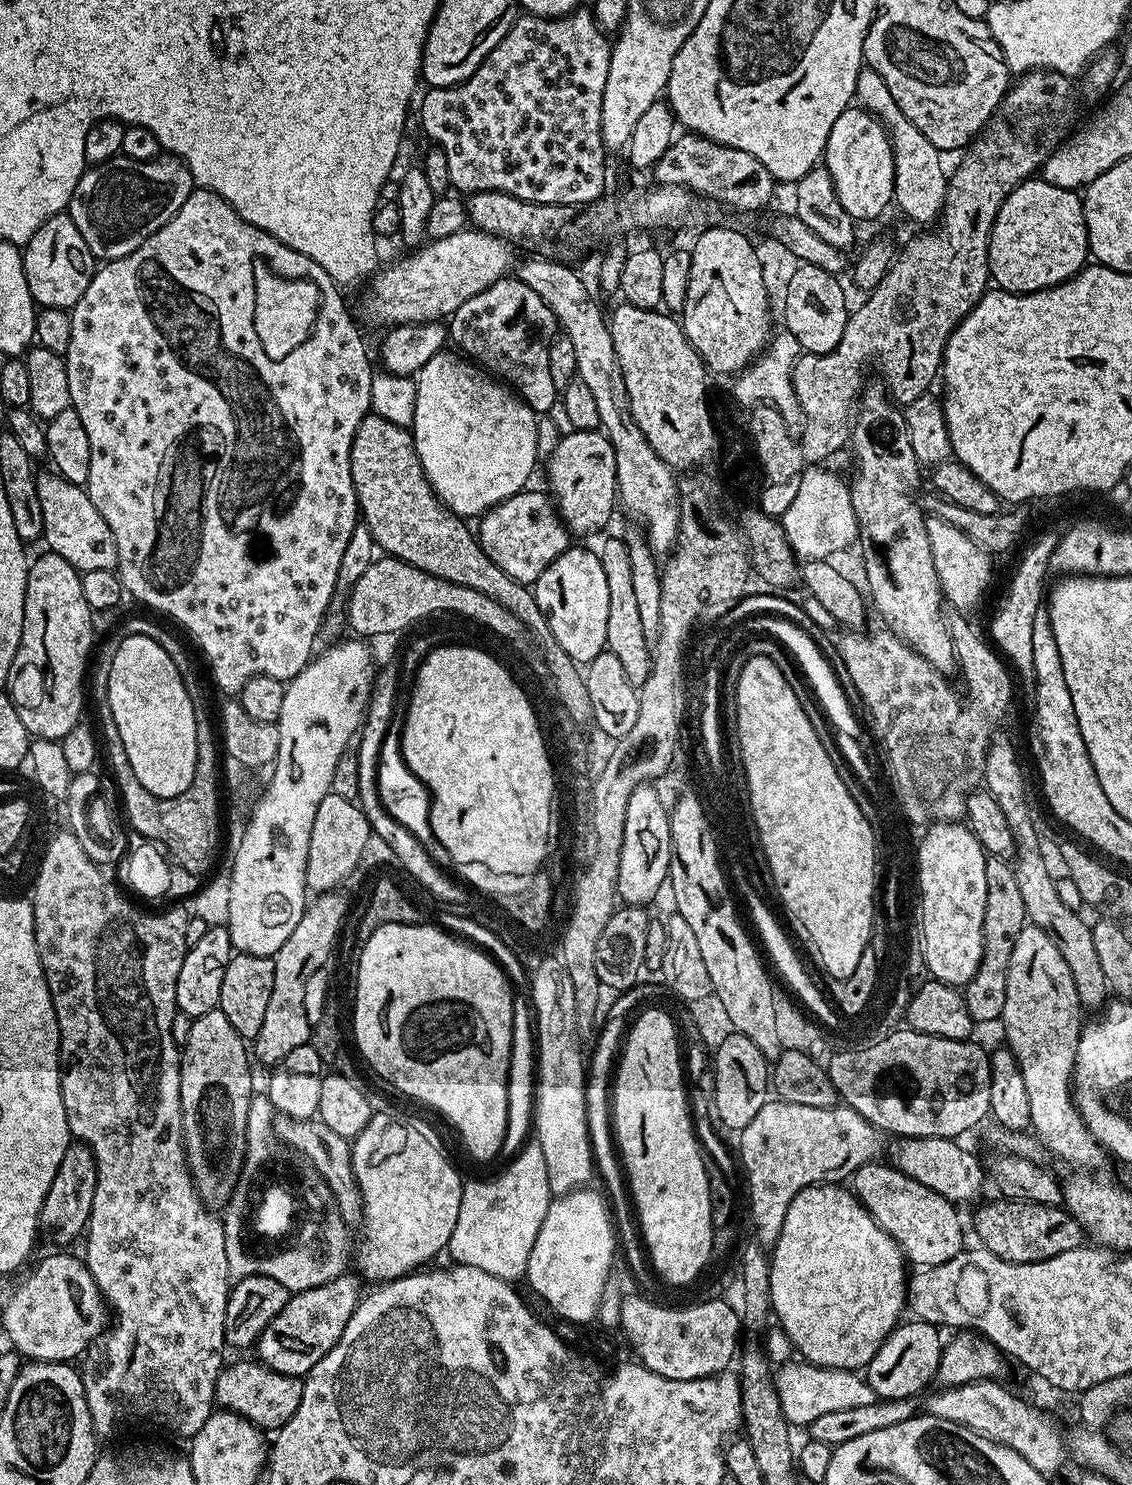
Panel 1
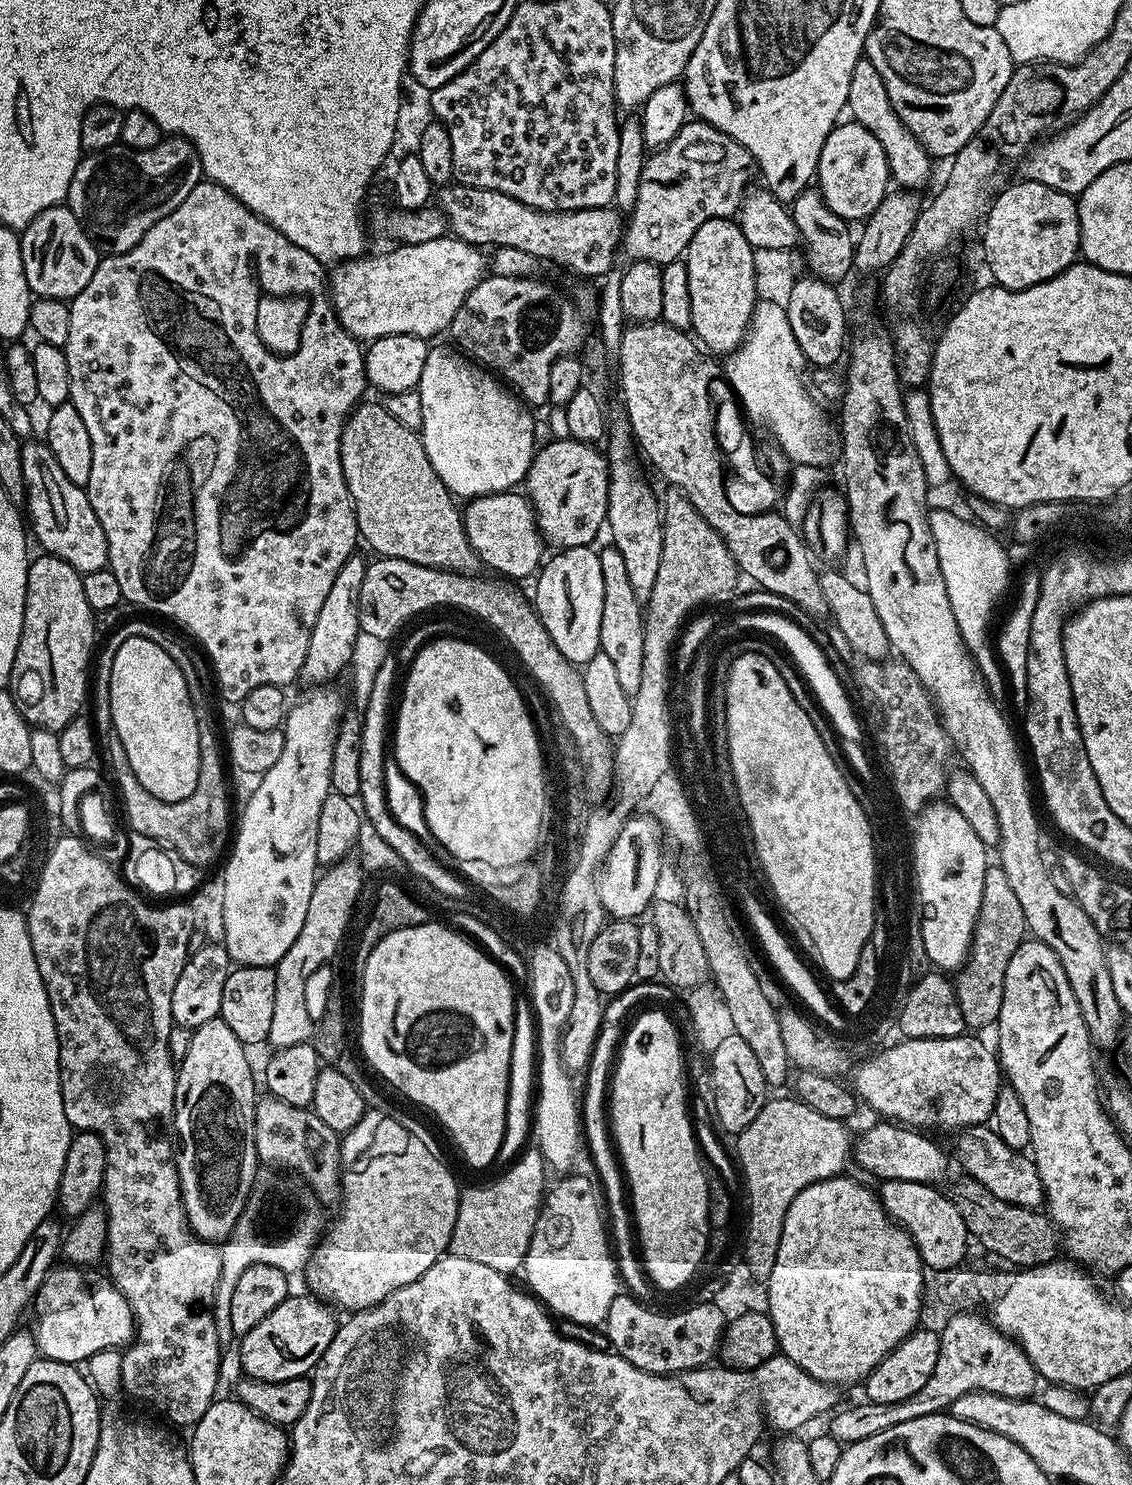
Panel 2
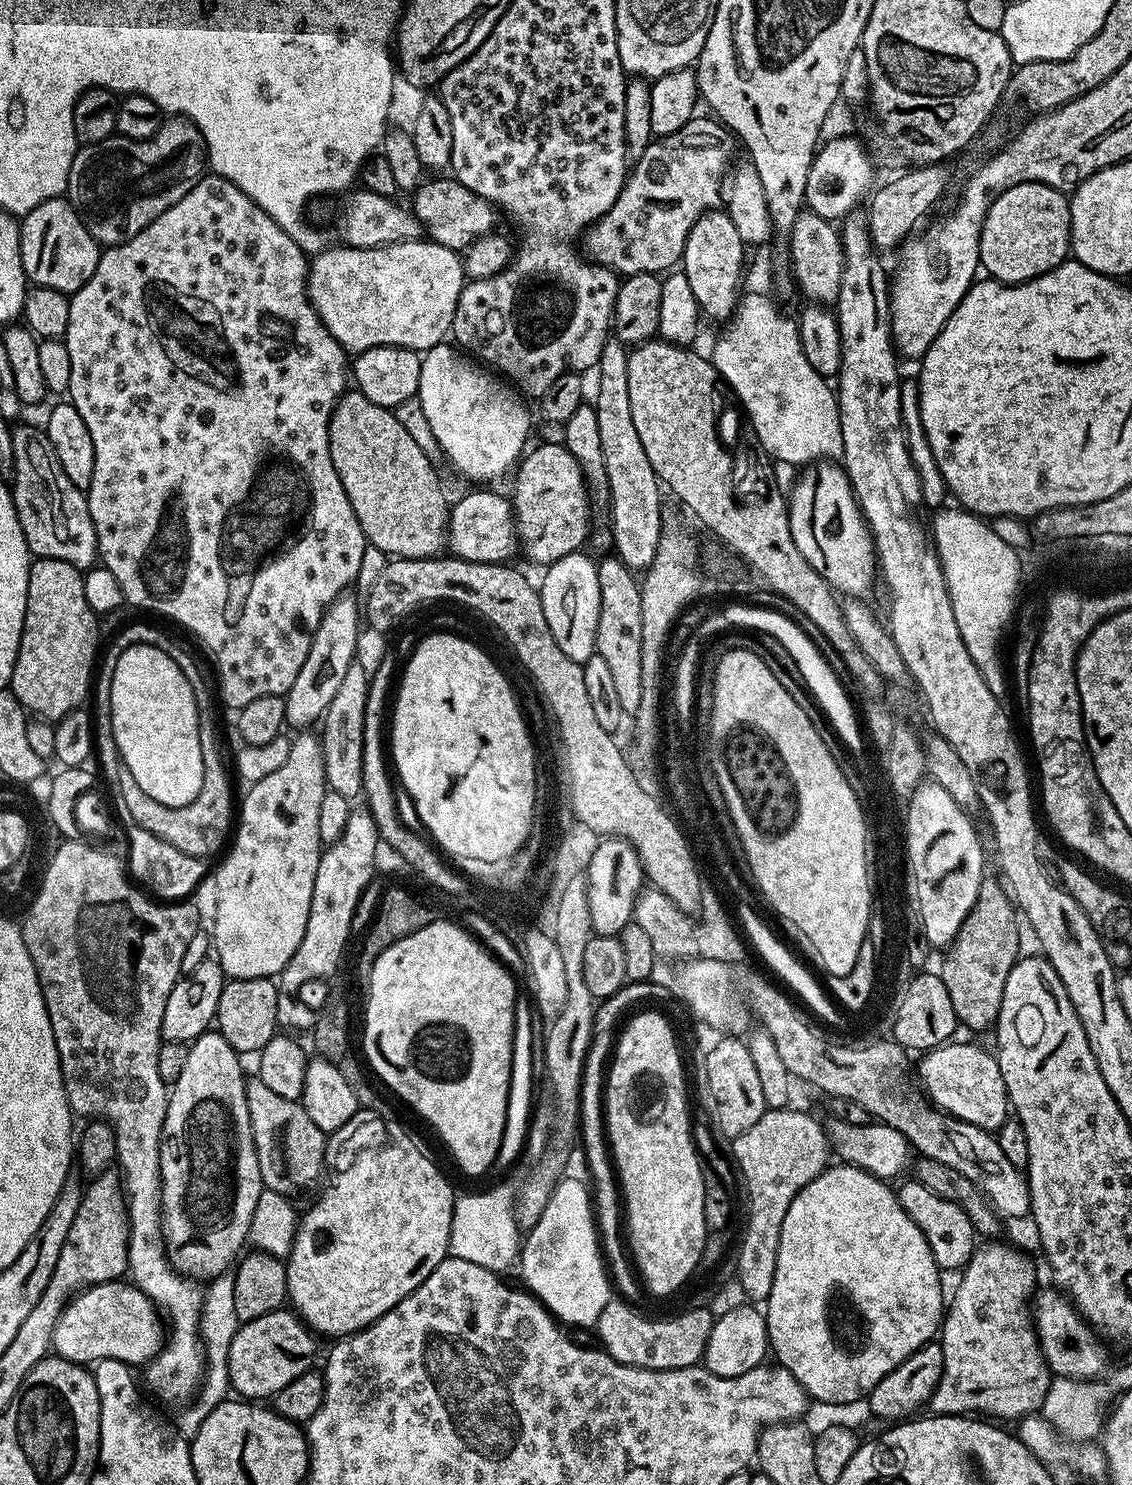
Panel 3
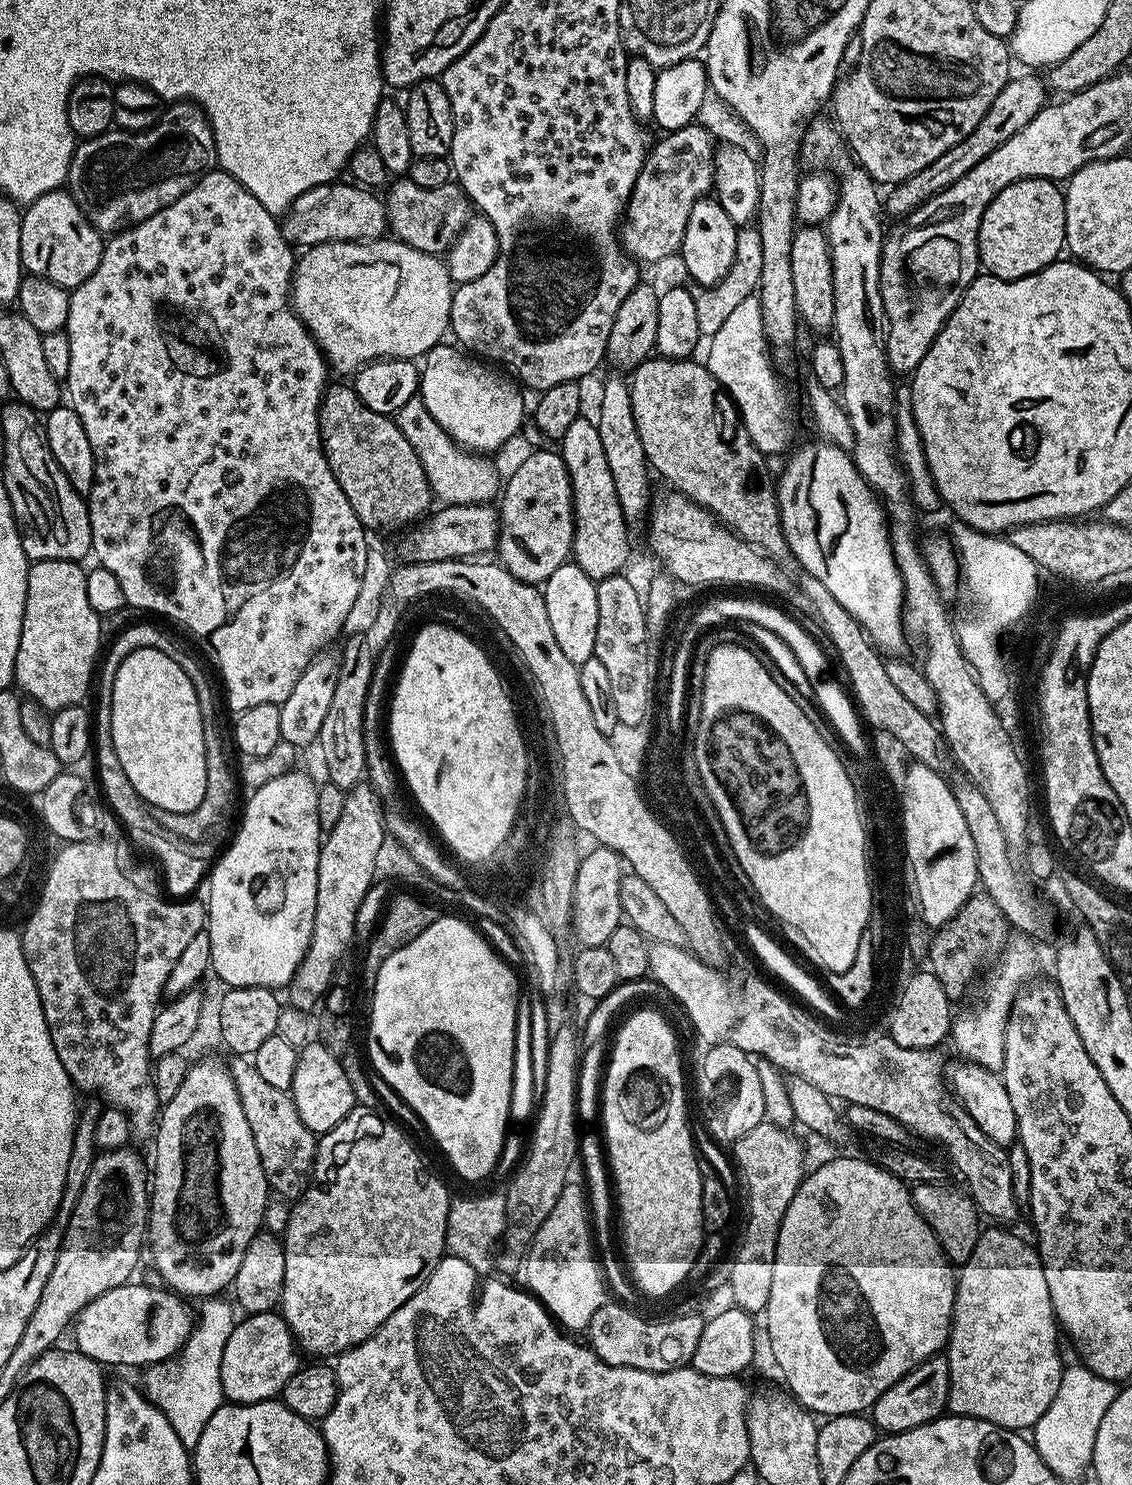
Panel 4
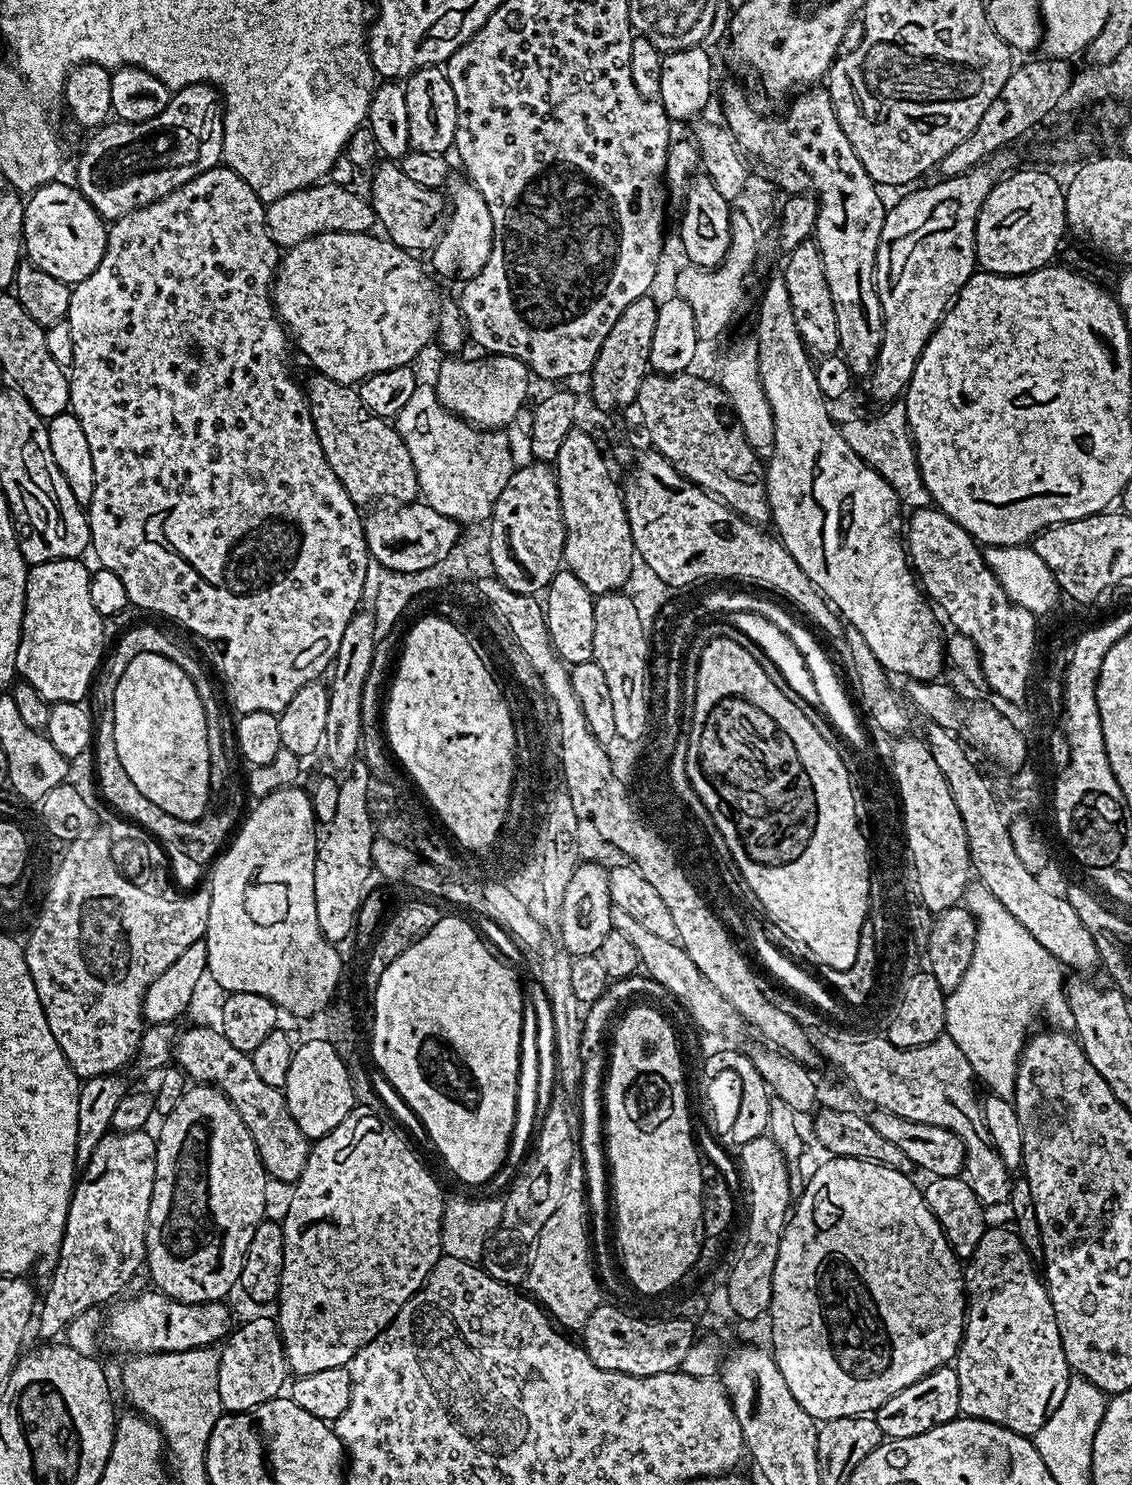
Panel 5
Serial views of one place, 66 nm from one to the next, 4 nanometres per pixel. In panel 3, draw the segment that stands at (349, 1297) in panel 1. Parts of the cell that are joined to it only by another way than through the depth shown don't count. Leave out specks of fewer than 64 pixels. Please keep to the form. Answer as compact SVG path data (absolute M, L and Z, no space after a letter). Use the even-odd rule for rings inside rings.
M287 1307L275 1308L270 1314L262 1314L262 1318L243 1321L233 1331L233 1336L234 1342L230 1342L228 1383L237 1397L252 1402L263 1401L263 1396L275 1397L282 1386L290 1386L294 1378L313 1367L317 1337L295 1311Z

